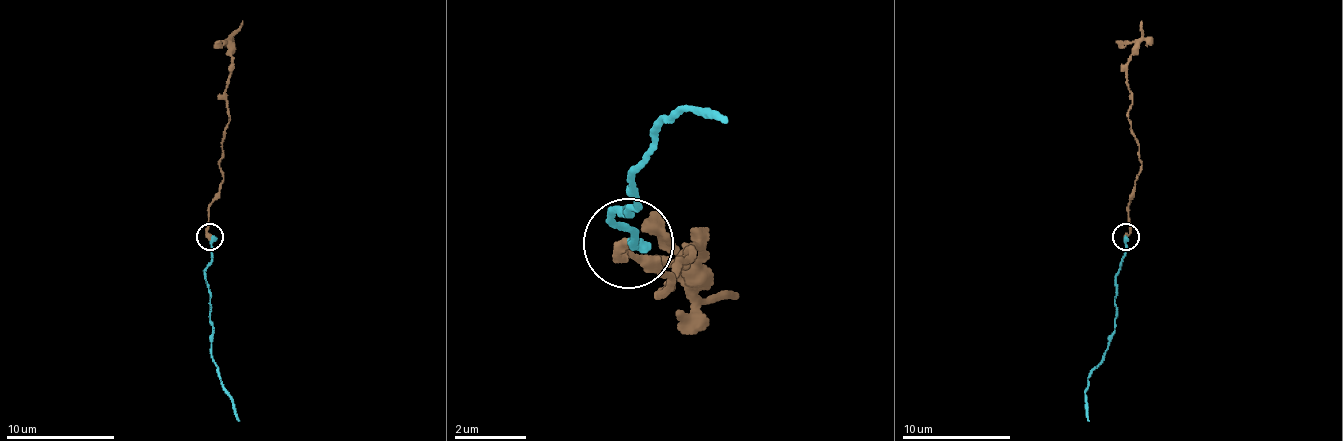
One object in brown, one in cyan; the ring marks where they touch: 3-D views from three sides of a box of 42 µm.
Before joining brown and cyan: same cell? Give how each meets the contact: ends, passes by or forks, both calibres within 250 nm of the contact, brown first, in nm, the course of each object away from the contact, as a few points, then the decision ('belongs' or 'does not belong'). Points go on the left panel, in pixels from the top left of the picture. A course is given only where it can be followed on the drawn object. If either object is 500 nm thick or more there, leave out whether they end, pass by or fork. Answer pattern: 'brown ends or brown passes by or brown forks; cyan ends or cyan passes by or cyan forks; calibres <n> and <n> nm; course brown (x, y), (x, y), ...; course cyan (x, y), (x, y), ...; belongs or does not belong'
brown ends; cyan ends; calibres 260 and 280 nm; course brown (209, 237), (209, 202), (223, 181), (220, 164), (228, 121), (225, 91), (233, 37), (241, 21); course cyan (212, 237), (212, 256), (206, 278), (212, 362), (239, 421); belongs

